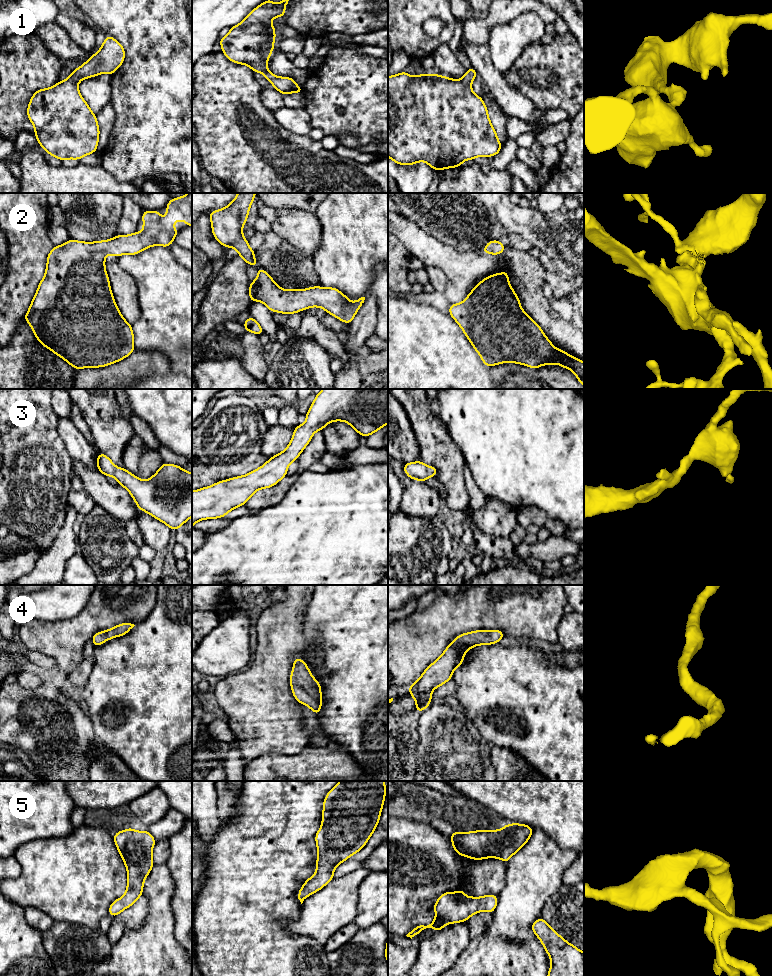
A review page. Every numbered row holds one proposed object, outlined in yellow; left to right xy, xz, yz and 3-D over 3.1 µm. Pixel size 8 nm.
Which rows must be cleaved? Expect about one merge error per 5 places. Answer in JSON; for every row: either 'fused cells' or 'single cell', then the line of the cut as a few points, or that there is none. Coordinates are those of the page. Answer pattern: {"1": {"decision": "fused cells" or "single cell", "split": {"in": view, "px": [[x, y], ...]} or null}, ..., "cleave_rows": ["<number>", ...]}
{"1": {"decision": "single cell", "split": null}, "2": {"decision": "single cell", "split": null}, "3": {"decision": "single cell", "split": null}, "4": {"decision": "single cell", "split": null}, "5": {"decision": "single cell", "split": null}, "cleave_rows": []}

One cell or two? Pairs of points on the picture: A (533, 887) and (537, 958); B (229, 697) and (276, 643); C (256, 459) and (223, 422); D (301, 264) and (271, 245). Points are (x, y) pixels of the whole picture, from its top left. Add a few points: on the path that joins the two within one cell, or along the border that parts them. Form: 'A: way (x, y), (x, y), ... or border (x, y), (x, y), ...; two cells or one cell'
A: way (525, 905), (525, 935), (530, 940); one cell
B: way (243, 684), (270, 657); one cell
C: way (247, 450), (231, 434), (231, 431); one cell
D: way (294, 264), (290, 264), (278, 252); one cell

